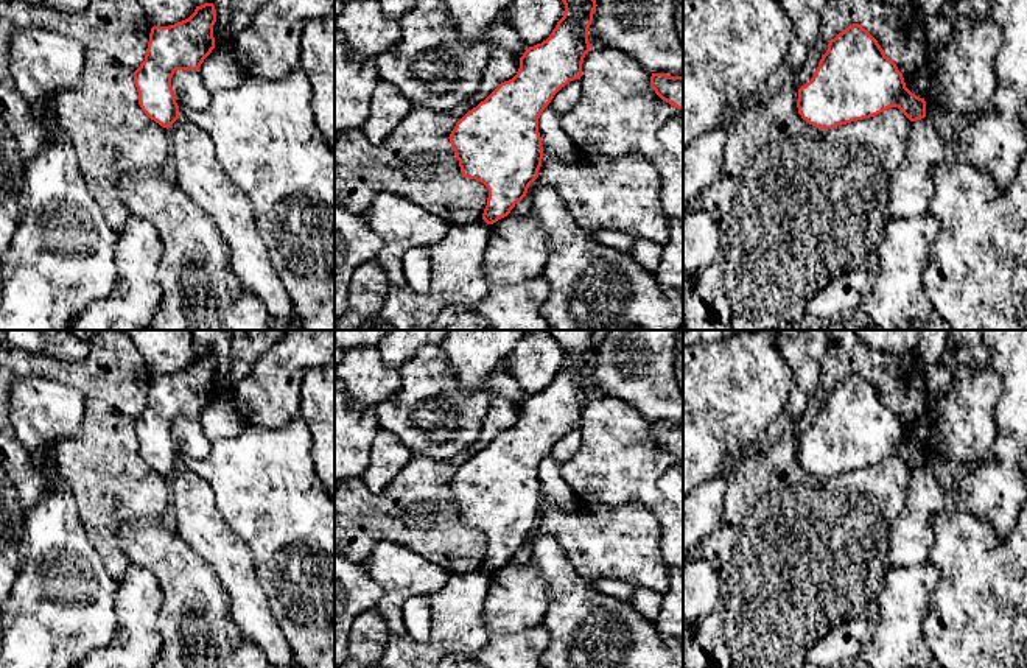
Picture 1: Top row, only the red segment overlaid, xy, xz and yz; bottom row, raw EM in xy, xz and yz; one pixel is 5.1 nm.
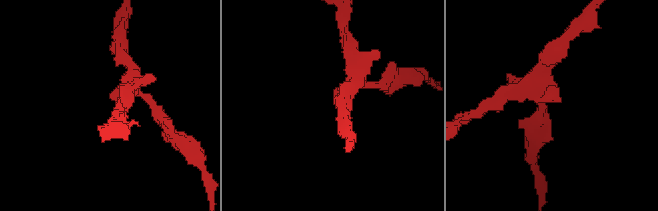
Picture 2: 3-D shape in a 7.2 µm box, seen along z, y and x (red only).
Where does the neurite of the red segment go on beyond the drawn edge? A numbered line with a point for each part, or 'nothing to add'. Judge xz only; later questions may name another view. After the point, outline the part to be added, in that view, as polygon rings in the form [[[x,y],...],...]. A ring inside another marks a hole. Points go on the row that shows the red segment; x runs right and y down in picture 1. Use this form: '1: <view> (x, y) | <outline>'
nothing to add

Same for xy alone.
nothing to add

